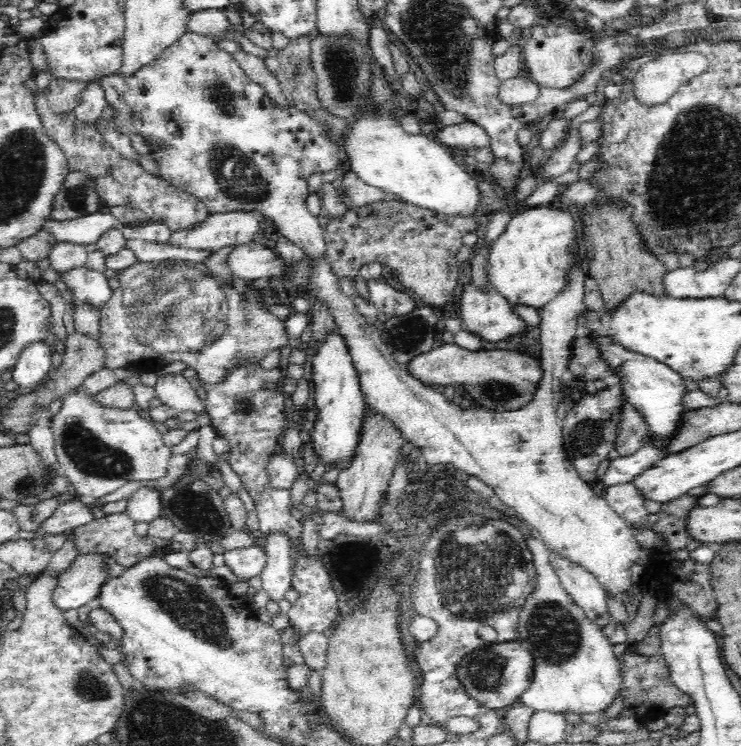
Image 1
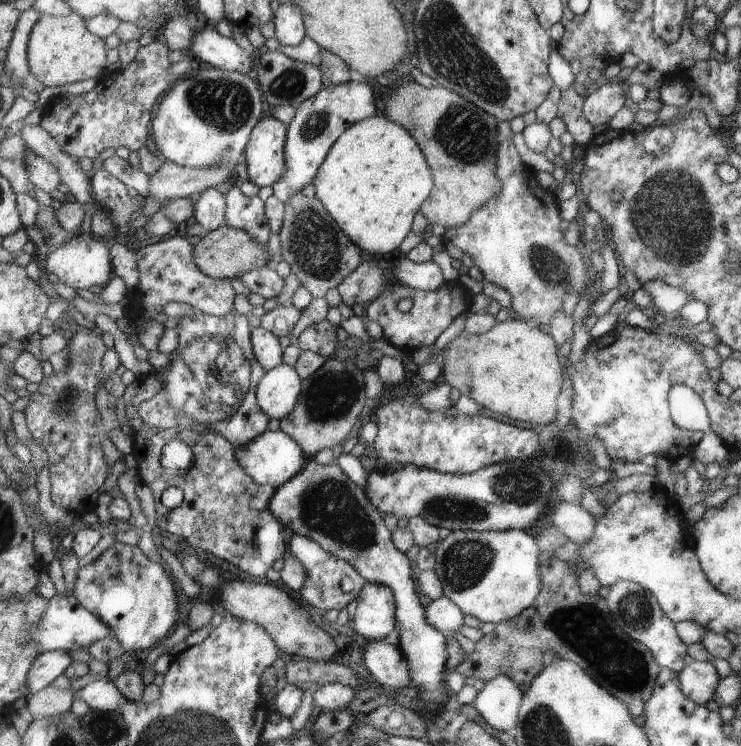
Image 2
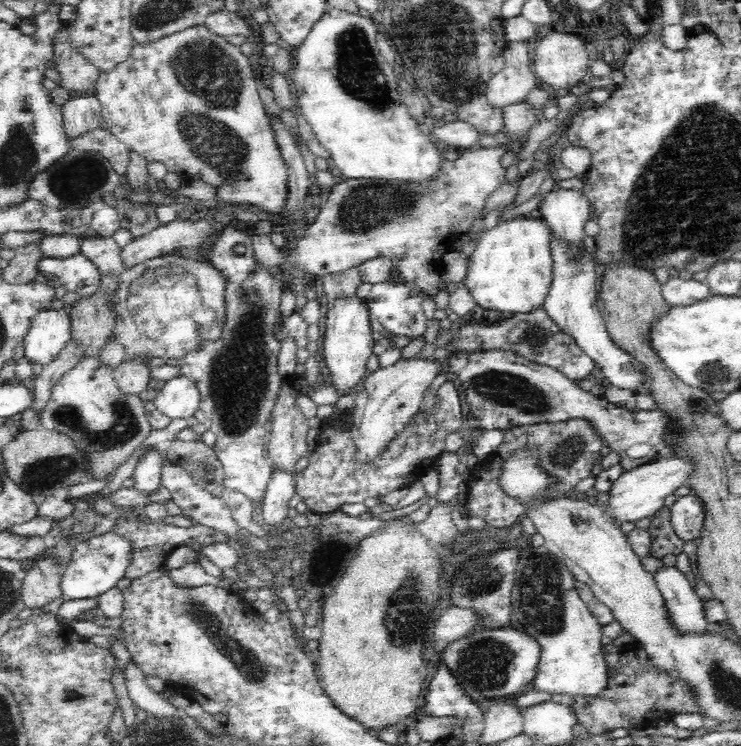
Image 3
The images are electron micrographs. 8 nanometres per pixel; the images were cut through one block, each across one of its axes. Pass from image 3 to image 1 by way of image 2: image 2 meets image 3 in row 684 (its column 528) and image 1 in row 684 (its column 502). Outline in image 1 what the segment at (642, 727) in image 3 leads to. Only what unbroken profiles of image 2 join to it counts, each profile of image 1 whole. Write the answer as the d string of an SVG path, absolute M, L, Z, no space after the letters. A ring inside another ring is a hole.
M652 626L640 643L629 645L626 652L619 657L623 680L620 696L624 704L618 715L632 715L647 723L651 719L663 718L671 707L686 707L693 704L690 696L672 682L661 647L658 626Z

